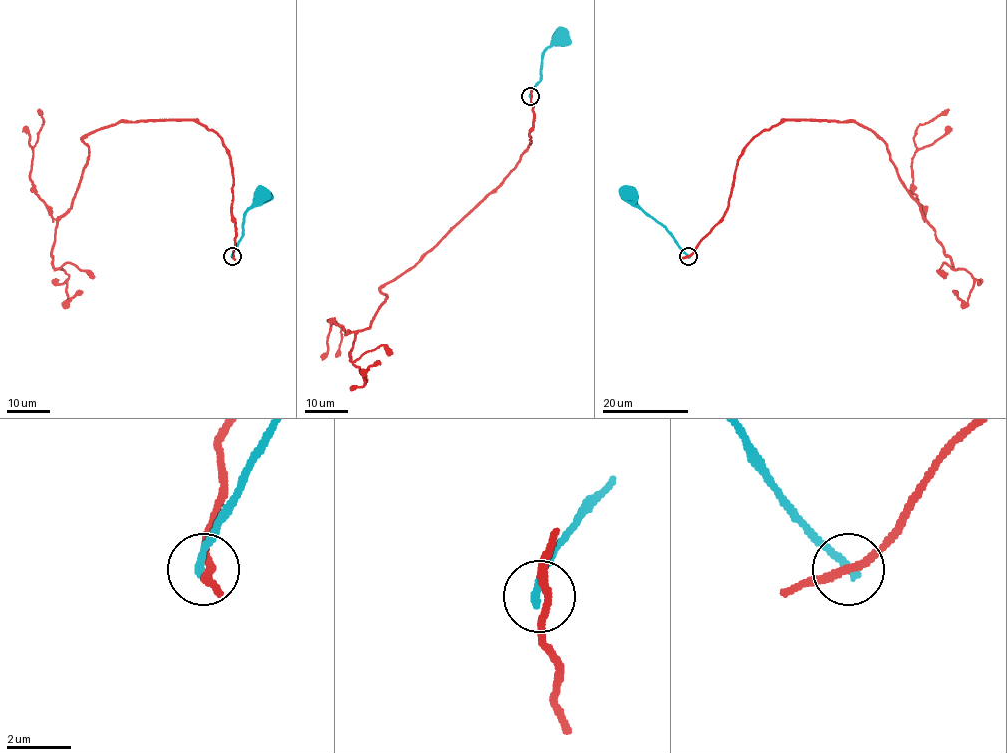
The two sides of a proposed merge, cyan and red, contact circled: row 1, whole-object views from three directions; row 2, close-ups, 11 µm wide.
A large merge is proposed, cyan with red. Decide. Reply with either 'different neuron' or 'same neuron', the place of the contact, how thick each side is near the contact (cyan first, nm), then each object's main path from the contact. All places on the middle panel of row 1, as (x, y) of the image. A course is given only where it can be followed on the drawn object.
different neuron; at (530, 96); 260 nm thick on the cyan side, 240 nm on the other; cyan runs (530, 96), (540, 81), (542, 54), (561, 36); red runs (531, 96), (531, 141), (512, 172), (386, 283), (370, 326), (347, 332), (328, 320), (341, 328), (336, 357)

